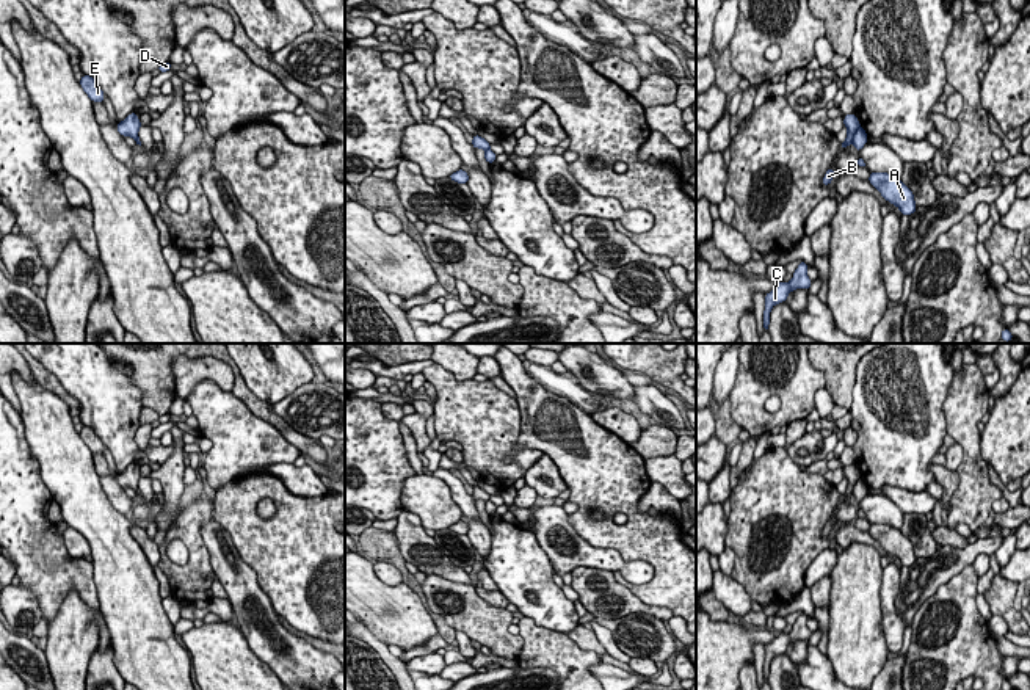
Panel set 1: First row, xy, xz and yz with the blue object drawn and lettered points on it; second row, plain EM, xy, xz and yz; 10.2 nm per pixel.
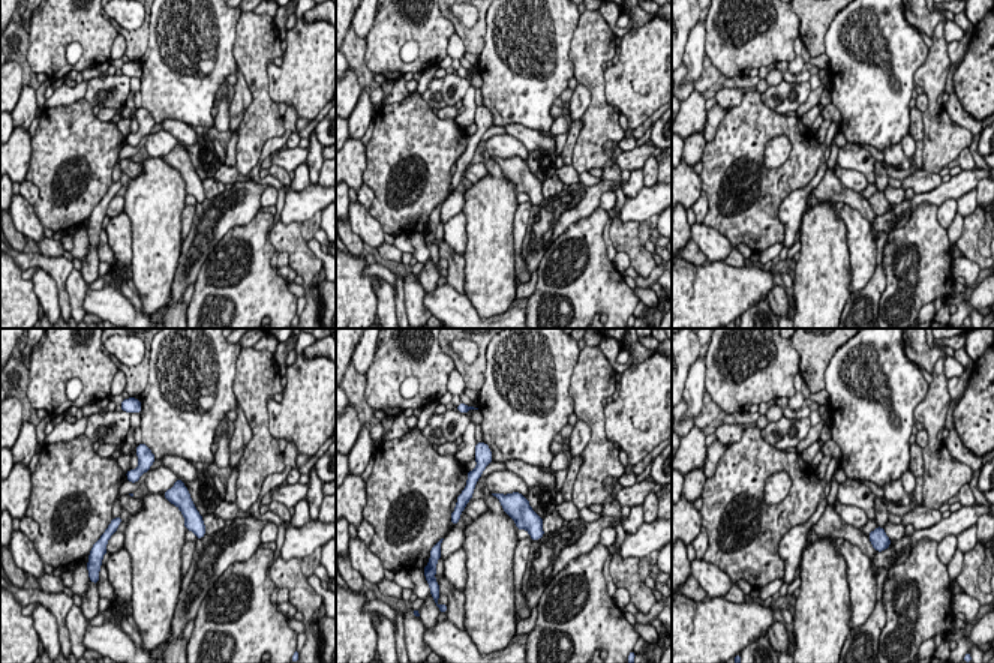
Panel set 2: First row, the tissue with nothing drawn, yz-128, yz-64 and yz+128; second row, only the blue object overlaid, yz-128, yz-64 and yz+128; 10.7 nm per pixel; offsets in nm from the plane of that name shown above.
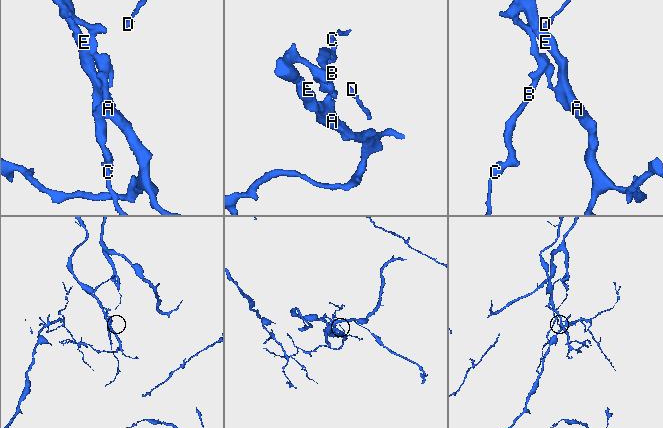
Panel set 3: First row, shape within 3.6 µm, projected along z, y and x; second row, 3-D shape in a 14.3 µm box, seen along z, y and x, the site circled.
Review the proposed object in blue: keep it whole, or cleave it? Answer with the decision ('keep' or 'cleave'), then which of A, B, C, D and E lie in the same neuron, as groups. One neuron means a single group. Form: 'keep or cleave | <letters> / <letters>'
cleave | A E / B C D

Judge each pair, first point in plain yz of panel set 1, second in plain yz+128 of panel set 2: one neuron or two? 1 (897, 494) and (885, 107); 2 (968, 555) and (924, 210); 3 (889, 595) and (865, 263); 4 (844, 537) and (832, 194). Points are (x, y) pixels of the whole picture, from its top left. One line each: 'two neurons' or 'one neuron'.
1: two neurons
2: two neurons
3: one neuron
4: one neuron

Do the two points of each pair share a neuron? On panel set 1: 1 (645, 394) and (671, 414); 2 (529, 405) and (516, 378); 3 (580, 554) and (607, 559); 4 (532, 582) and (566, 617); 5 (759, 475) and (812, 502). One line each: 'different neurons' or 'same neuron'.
1: same neuron
2: same neuron
3: same neuron
4: same neuron
5: same neuron

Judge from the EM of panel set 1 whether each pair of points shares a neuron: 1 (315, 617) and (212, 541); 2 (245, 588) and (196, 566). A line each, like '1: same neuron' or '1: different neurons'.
1: different neurons
2: different neurons

